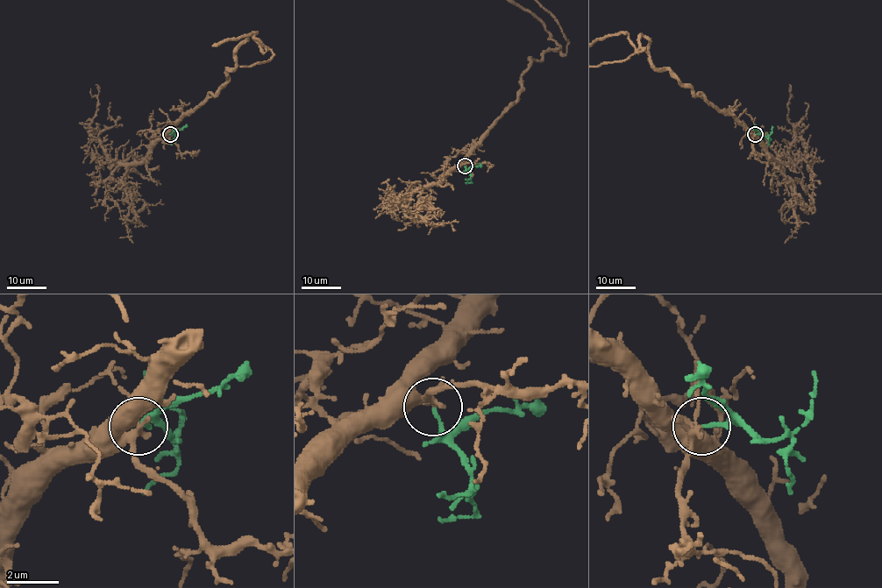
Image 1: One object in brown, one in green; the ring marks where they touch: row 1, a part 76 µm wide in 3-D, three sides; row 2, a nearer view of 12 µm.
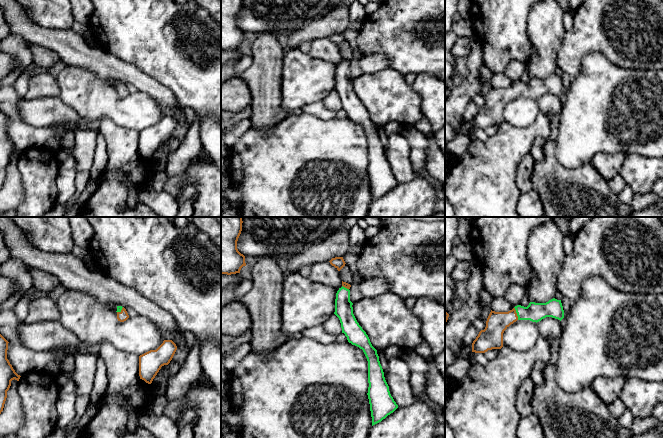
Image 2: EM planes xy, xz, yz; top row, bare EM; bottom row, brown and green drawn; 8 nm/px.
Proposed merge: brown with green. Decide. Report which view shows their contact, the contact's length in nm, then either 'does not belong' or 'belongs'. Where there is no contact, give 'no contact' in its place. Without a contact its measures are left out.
meets brown in yz; contact 110 nm long; belongs

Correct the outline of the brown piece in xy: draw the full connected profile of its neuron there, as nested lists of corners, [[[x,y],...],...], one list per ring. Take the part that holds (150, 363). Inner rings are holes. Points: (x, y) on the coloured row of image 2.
[[[164,340],[156,349],[139,356],[139,376],[146,383],[151,384],[162,366],[168,365],[177,350],[172,340]]]

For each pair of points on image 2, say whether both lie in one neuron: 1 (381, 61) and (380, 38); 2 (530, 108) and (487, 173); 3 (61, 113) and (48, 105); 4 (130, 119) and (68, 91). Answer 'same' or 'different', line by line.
1: different
2: different
3: same
4: same

